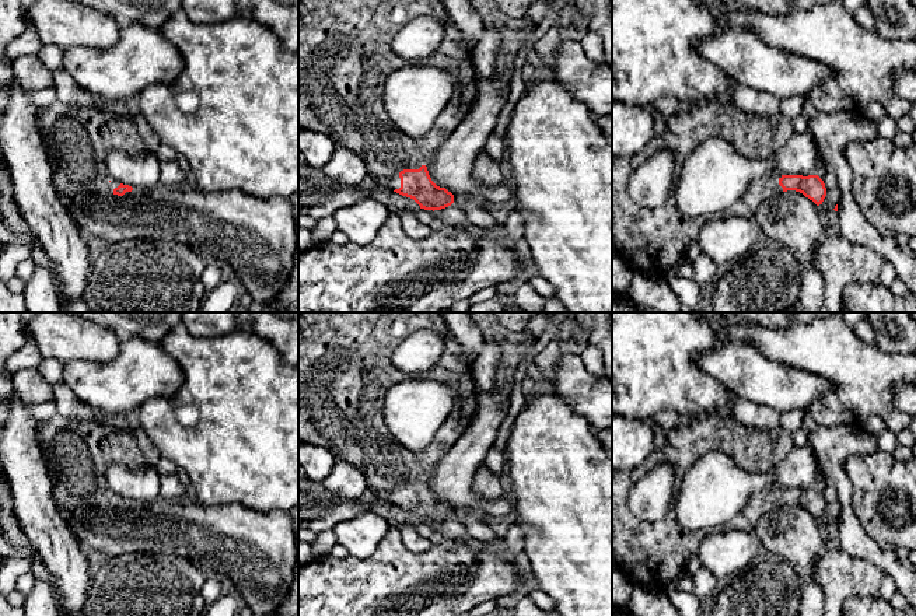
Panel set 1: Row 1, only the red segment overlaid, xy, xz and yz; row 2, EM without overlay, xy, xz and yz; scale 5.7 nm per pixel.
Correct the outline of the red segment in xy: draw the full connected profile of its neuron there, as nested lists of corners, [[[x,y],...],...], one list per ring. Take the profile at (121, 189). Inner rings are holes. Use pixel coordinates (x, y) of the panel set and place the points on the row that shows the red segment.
[[[55,104],[49,109],[39,108],[36,123],[49,147],[52,182],[62,200],[77,193],[123,196],[137,192],[112,179],[105,167],[111,150],[144,151],[129,115]]]

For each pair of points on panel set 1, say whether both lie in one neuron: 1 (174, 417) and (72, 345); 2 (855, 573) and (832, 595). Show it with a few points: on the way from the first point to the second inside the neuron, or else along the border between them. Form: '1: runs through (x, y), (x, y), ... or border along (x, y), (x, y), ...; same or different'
1: border along (122, 342), (111, 360), (63, 364); different
2: runs through (849, 578), (838, 590); same

